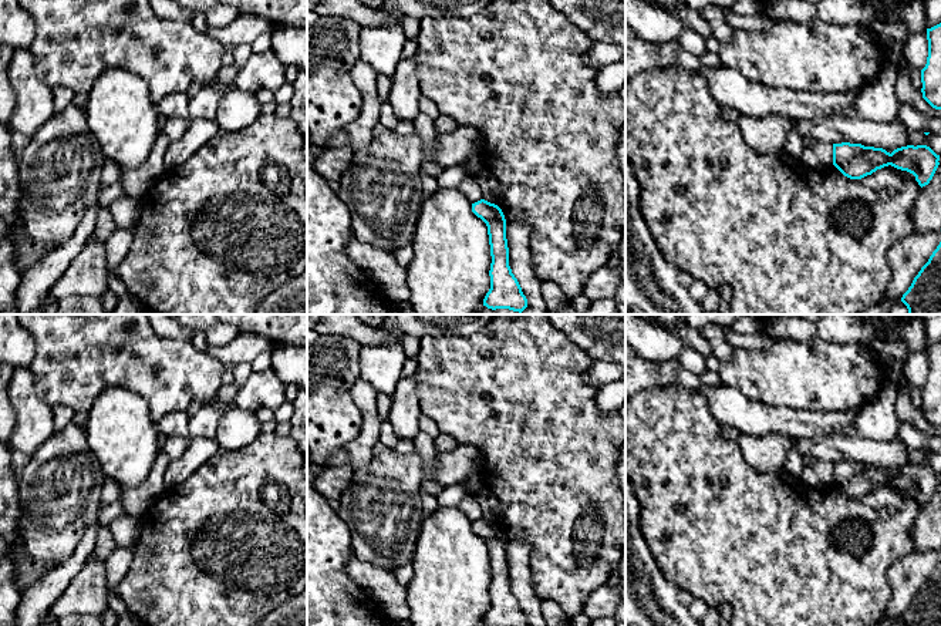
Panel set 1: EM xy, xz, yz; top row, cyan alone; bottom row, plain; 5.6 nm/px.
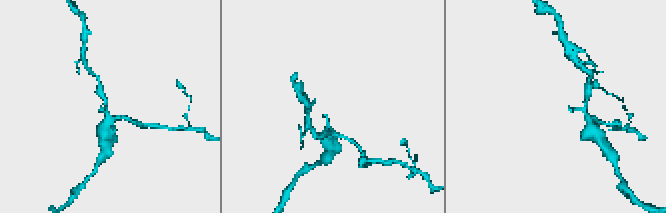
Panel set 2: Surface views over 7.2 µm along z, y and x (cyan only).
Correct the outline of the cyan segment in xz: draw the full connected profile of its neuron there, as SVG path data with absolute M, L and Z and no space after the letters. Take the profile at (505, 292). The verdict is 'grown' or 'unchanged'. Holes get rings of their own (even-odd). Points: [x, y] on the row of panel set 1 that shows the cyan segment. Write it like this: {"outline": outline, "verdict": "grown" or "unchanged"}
{"outline": "M485 199L472 203L472 212L488 226L490 245L490 289L483 299L488 309L509 309L522 313L527 299L509 266L509 248L506 239L506 219L502 209Z", "verdict": "unchanged"}

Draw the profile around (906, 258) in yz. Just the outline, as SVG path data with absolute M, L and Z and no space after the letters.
M914 230L890 246L887 260L891 269L891 280L880 302L901 302L903 295L908 290L940 242L941 230Z

